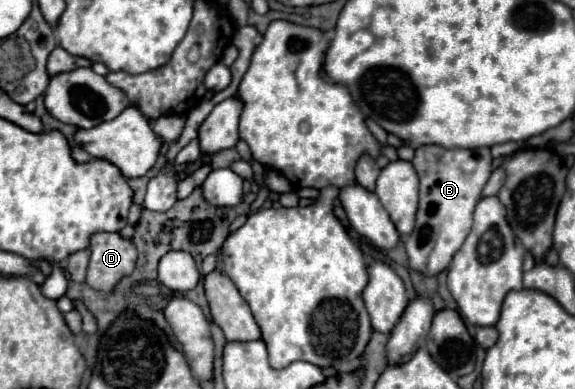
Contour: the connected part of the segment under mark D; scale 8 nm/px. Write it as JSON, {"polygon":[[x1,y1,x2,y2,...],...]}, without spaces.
{"polygon":[[94,232,90,236,88,250,90,250,90,262,86,270,86,284,100,296,110,296,116,284,134,272,136,258,138,258,136,246,132,238,124,238,120,236,120,232]]}

